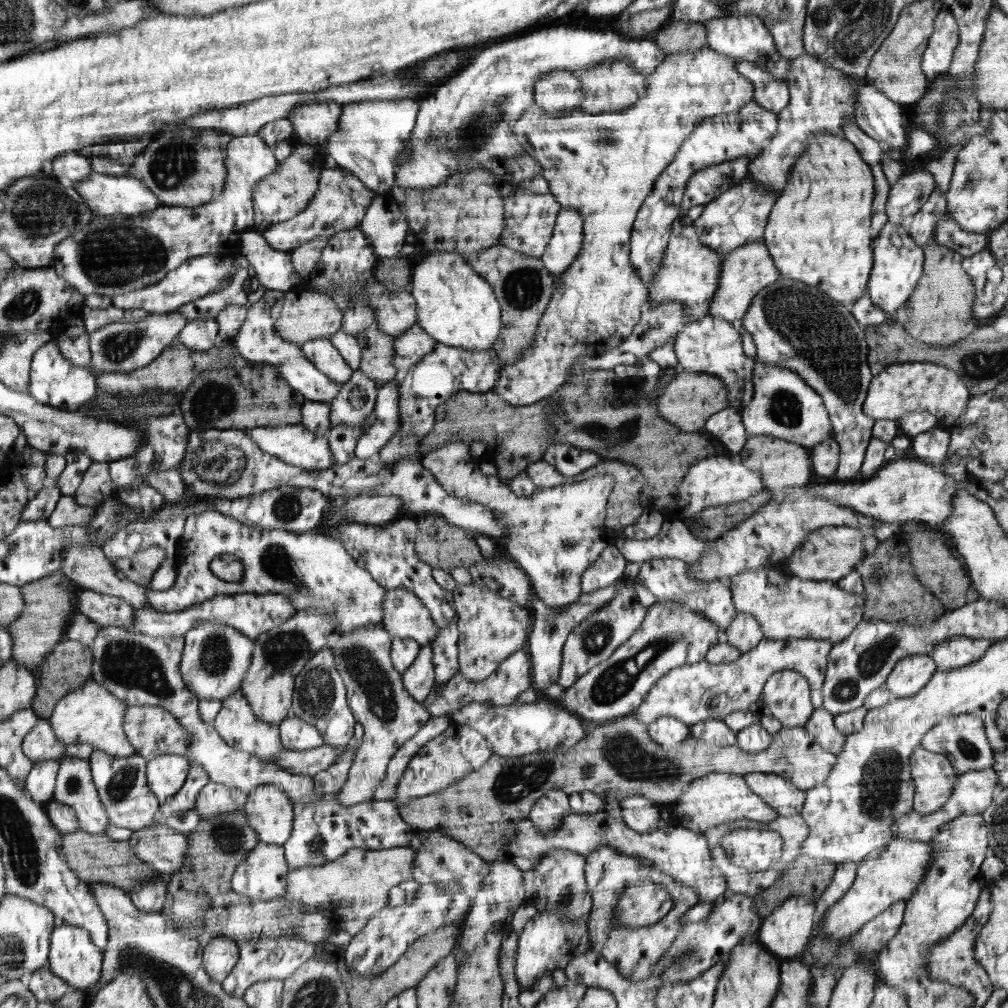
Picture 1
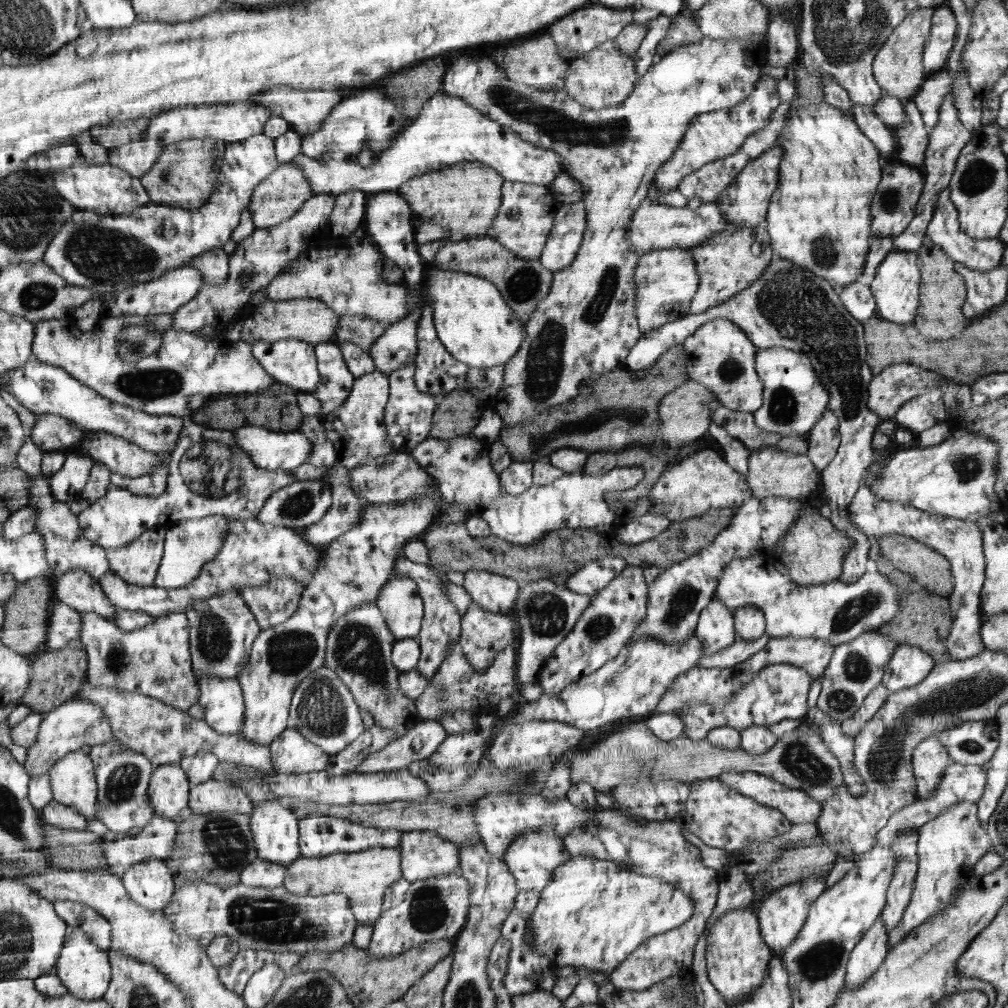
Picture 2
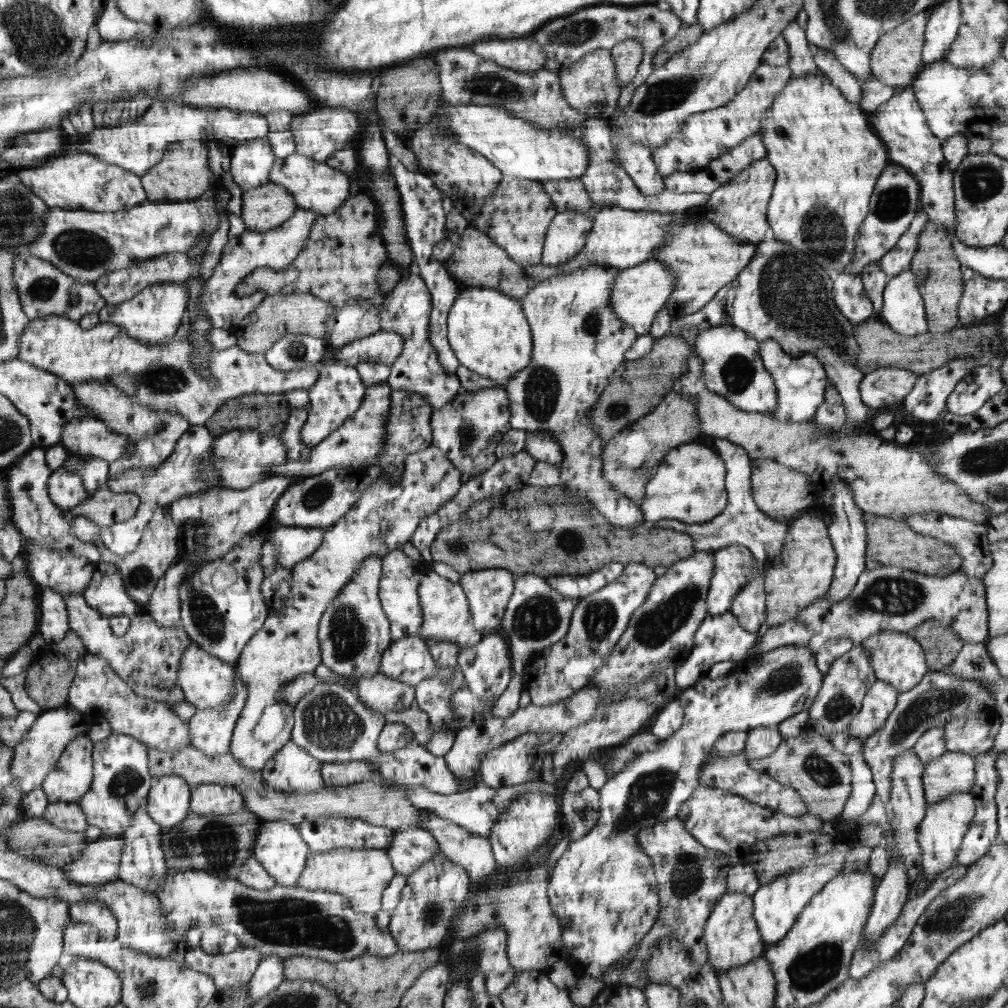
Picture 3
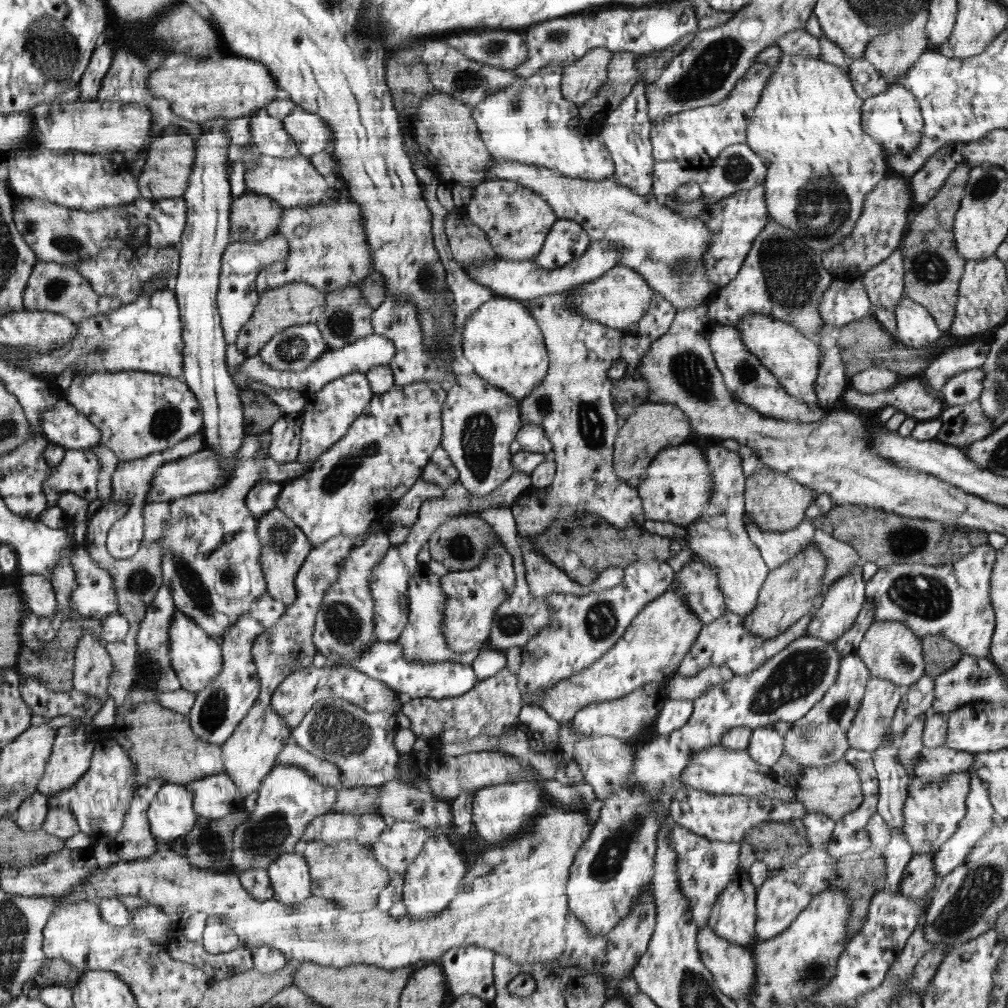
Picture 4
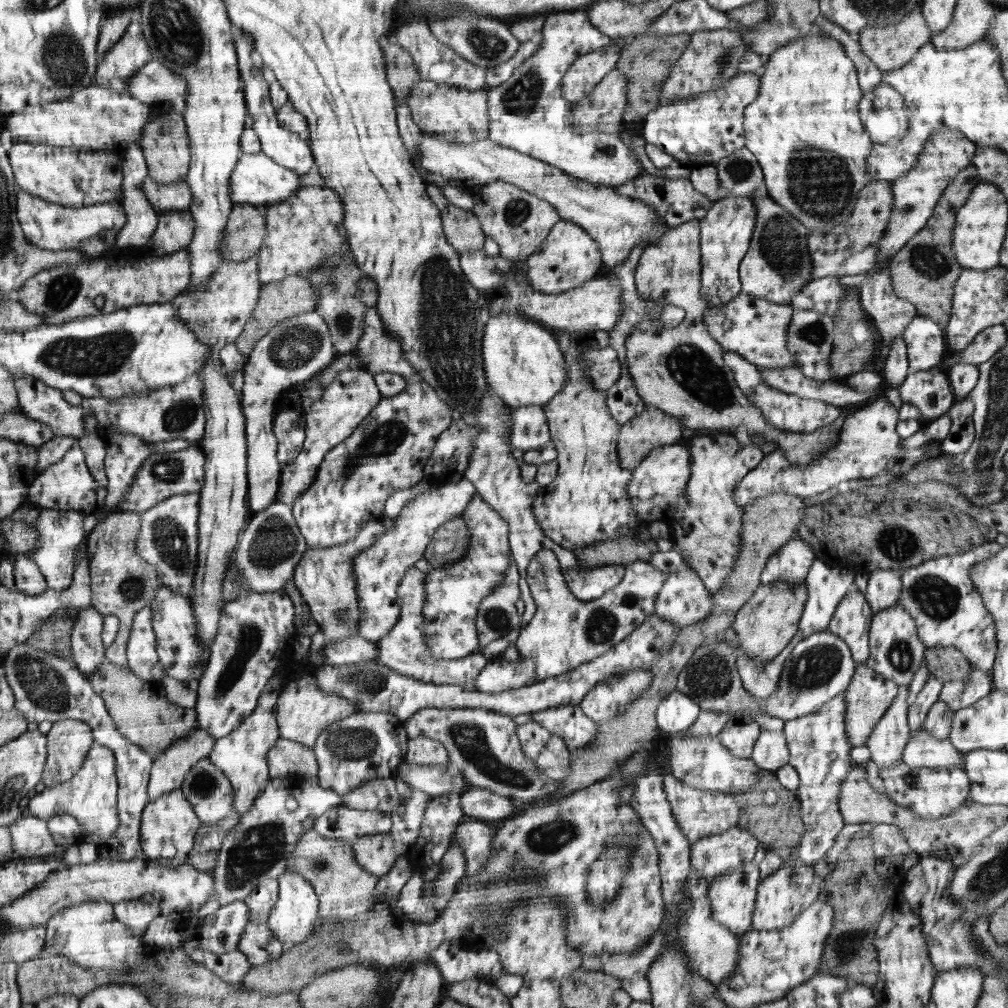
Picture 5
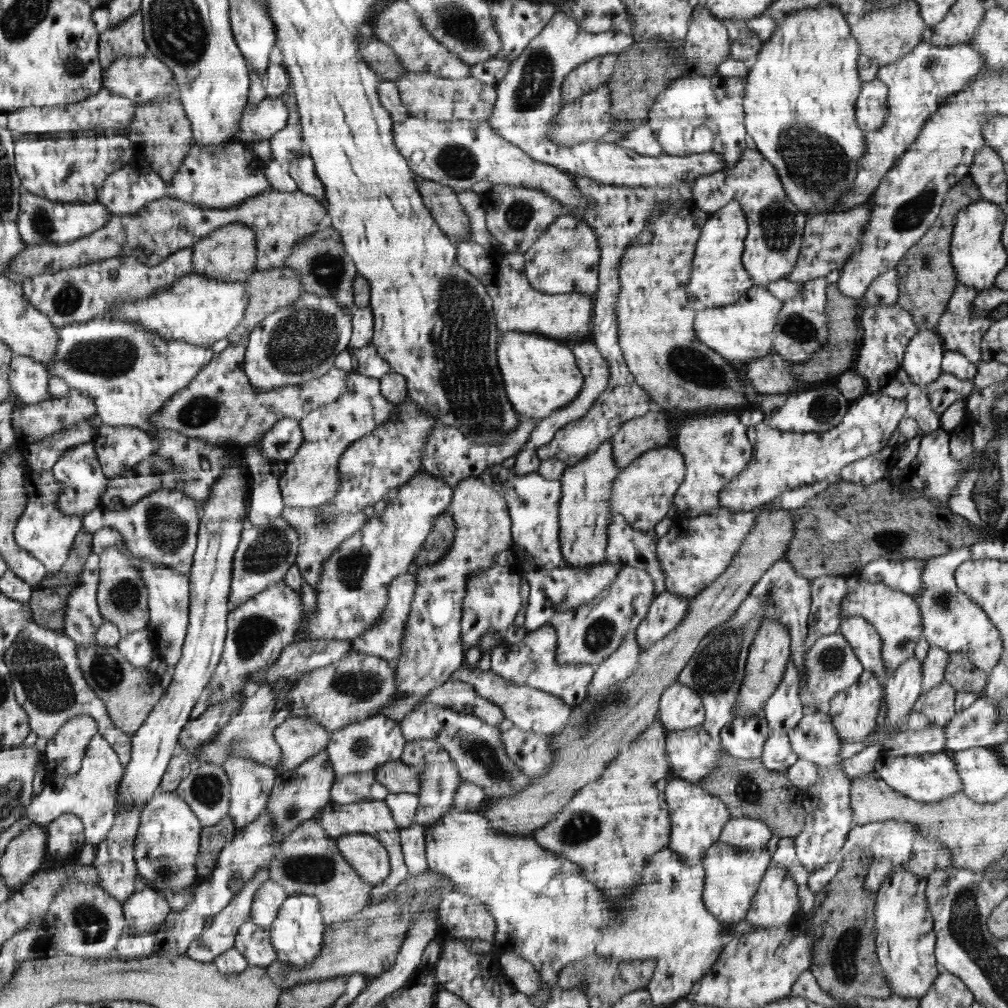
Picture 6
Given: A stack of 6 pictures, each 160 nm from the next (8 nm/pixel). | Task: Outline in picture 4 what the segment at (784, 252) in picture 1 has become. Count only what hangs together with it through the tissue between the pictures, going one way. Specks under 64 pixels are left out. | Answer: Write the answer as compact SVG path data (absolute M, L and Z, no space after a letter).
M804 54L796 55L782 55L778 65L773 68L773 76L767 82L767 85L762 91L760 102L749 116L748 128L746 131L746 144L752 147L752 150L762 158L762 161L767 166L767 173L765 174L764 186L766 189L767 213L770 218L775 220L778 224L789 228L795 232L800 240L806 242L809 247L823 258L823 254L827 250L832 250L835 246L843 243L843 240L853 232L854 225L858 218L860 218L864 200L876 184L888 175L888 166L886 162L886 150L876 142L861 125L861 106L863 100L854 90L849 73L844 71L842 67L828 64L819 58L806 57Z

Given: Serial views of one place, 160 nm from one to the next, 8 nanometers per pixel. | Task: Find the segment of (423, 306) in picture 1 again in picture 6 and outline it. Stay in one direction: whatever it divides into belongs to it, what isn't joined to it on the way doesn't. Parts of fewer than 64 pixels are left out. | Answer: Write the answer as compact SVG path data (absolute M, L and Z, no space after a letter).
M507 330L498 342L497 357L508 398L511 398L512 405L521 416L546 419L580 396L583 374L572 350L562 345L560 340L536 333Z

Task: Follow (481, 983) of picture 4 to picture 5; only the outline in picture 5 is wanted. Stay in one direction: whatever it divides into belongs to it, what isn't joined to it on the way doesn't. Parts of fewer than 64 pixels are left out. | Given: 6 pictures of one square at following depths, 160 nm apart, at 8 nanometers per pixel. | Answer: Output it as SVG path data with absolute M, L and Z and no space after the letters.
M446 941L430 955L430 962L439 967L439 971L442 972L444 980L447 980L448 984L479 978L492 986L495 984L495 988L499 988L499 991L503 992L504 996L507 997L513 997L523 987L522 984L524 984L522 975L514 976L507 970L502 970L500 957L498 957L498 952L494 948L470 950L460 947L458 941Z

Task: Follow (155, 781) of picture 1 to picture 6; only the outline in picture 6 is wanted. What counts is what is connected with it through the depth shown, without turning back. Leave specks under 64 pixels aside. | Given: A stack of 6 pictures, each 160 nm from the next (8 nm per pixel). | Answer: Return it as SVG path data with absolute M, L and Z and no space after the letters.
M159 789L143 806L139 814L138 835L135 840L135 863L138 875L148 881L150 889L159 892L168 890L176 895L182 888L190 888L196 882L196 854L203 832L195 811L177 791Z

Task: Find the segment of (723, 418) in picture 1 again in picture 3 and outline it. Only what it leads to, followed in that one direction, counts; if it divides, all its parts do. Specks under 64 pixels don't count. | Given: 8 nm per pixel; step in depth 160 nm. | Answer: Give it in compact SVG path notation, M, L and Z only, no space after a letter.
M715 438L714 446L719 458L724 462L727 472L725 487L728 493L728 502L725 509L707 523L686 524L672 519L669 522L659 524L644 522L642 526L648 526L649 528L666 528L667 526L670 530L688 534L692 538L692 542L694 542L694 553L712 553L720 548L740 545L748 548L748 551L761 563L780 555L782 548L784 548L784 542L788 538L787 523L775 522L772 518L768 518L754 502L750 483L752 460L749 458L749 454L744 448L725 439Z

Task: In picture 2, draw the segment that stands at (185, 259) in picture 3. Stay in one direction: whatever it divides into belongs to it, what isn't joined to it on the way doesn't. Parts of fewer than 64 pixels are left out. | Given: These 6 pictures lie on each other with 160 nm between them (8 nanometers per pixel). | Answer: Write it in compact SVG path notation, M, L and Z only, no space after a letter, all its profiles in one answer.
M217 247L183 264L186 265L200 269L203 280L208 284L224 284L229 275L229 254L221 247Z

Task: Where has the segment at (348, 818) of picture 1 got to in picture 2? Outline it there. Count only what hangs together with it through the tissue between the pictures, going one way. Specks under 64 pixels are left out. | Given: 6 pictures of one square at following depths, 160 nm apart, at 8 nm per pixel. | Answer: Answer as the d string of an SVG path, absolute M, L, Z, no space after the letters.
M308 815L299 819L299 840L304 858L320 858L336 853L353 853L367 851L373 847L398 848L402 831L398 829L377 829L360 824L358 821L346 820L330 815Z

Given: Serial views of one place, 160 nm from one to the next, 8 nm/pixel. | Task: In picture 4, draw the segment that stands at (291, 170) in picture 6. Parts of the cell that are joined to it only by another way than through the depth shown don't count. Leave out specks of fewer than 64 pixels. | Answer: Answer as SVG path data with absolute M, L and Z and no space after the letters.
M265 108L257 110L248 118L251 120L253 142L261 154L276 158L300 155L283 121L268 116Z

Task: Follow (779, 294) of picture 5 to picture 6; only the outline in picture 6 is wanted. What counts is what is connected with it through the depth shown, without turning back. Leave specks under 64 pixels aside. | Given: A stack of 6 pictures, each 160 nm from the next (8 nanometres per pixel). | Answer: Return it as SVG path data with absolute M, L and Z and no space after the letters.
M747 141L747 147L732 168L699 176L691 185L692 204L700 211L711 214L732 200L740 204L748 229L741 259L753 284L767 288L771 282L787 278L804 243L803 230L808 217L787 198L776 167L755 146Z

